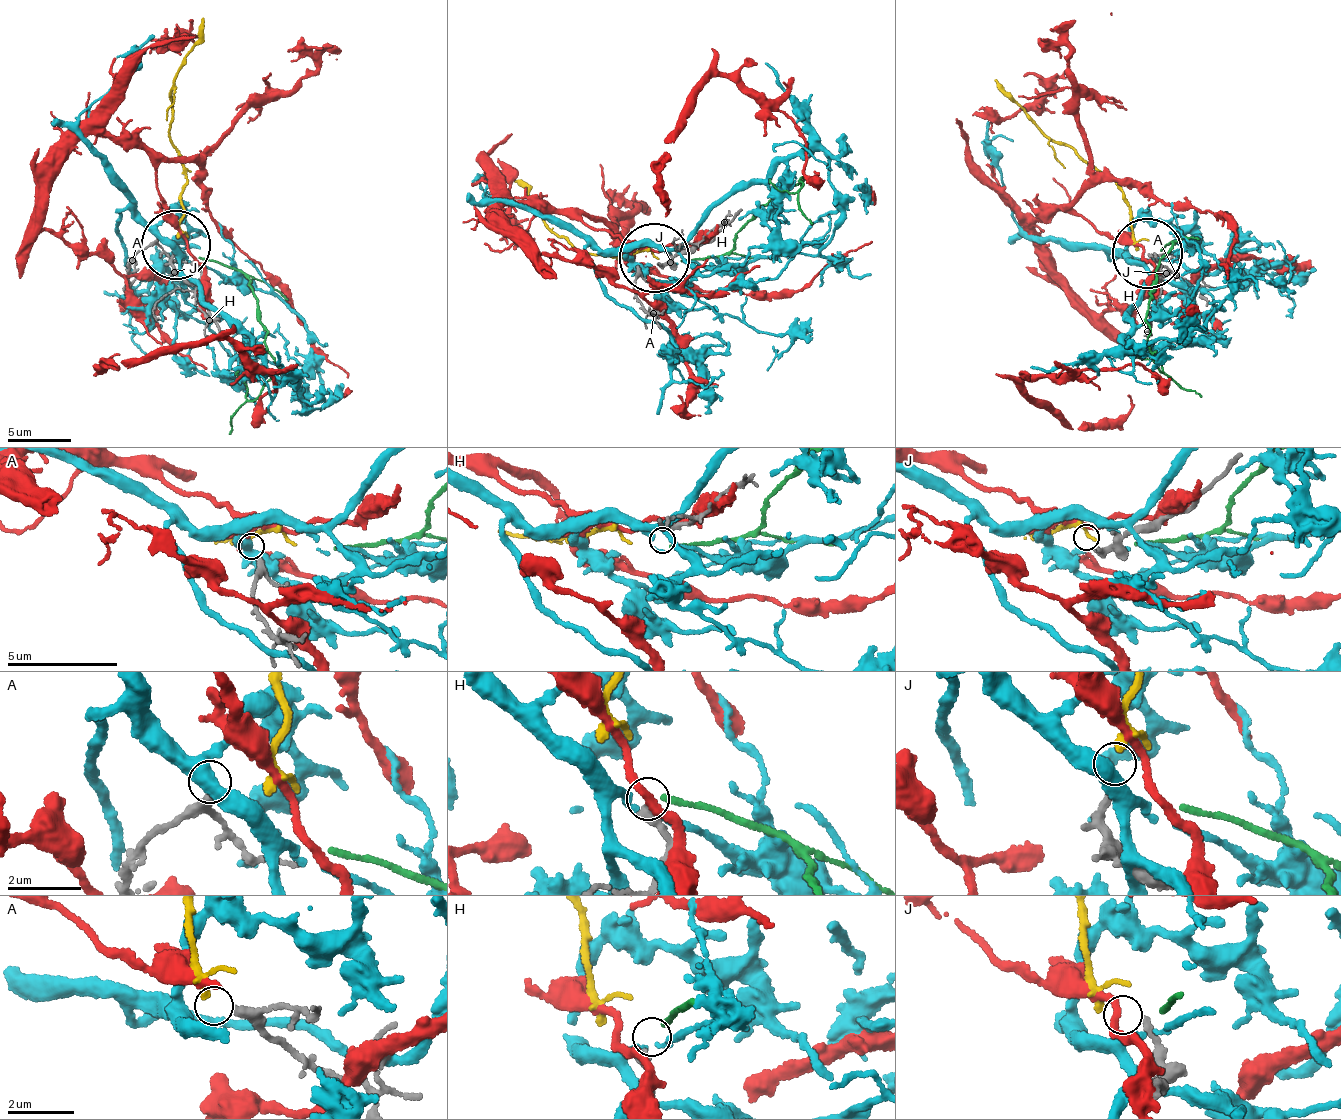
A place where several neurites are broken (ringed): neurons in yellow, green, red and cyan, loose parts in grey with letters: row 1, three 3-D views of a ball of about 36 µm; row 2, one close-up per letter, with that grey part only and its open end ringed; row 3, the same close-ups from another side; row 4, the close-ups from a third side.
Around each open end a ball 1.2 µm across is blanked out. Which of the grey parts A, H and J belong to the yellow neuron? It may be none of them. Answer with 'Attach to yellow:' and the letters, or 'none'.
Attach to yellow: J

